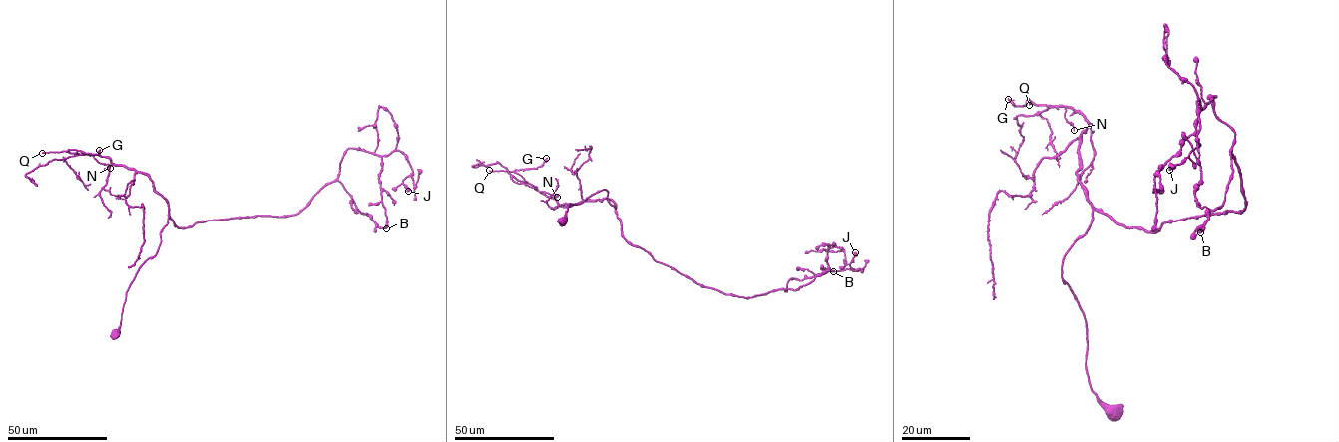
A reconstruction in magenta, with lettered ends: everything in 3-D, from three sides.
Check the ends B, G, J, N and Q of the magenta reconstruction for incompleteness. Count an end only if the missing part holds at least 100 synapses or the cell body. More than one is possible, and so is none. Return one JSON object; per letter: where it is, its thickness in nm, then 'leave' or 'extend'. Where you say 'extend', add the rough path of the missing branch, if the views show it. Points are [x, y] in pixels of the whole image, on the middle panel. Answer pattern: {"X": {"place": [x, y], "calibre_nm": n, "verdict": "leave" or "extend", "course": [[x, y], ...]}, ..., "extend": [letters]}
{"B": {"place": [833, 271], "calibre_nm": 240, "verdict": "extend", "course": [[833, 271], [847, 270], [822, 266], [834, 262]]}, "G": {"place": [546, 158], "calibre_nm": 200, "verdict": "leave"}, "J": {"place": [855, 252], "calibre_nm": 700, "verdict": "leave"}, "N": {"place": [557, 197], "calibre_nm": 140, "verdict": "leave"}, "Q": {"place": [489, 170], "calibre_nm": 180, "verdict": "leave"}, "extend": ["B"]}

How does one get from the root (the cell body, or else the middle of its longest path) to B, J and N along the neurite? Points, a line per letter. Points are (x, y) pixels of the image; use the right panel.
B: (1115, 412), (1090, 382), (1066, 252), (1094, 210), (1147, 231), (1241, 211), (1230, 151), (1224, 201), (1200, 232)
J: (1115, 412), (1062, 262), (1094, 210), (1155, 231), (1245, 208), (1215, 97), (1169, 170)
N: (1115, 412), (1092, 390), (1086, 321), (1062, 277), (1092, 219), (1077, 173), (1090, 123), (1066, 107), (1074, 130)

